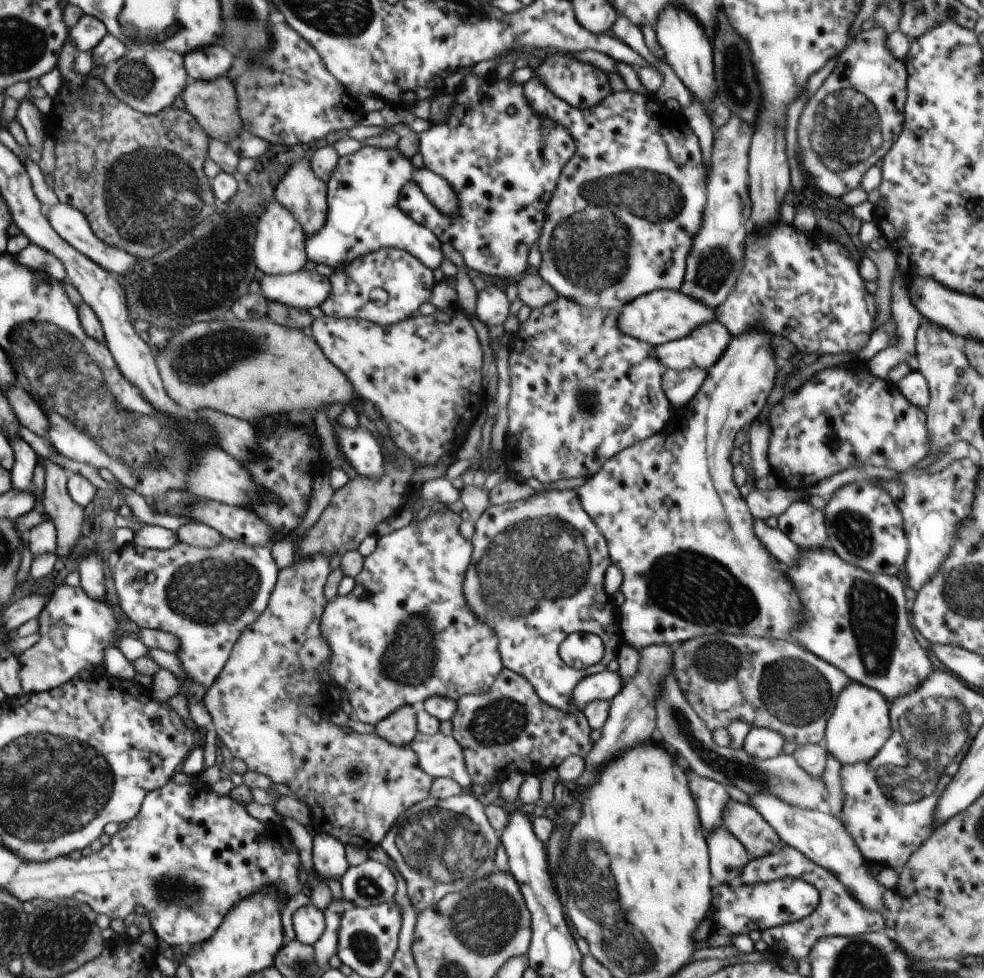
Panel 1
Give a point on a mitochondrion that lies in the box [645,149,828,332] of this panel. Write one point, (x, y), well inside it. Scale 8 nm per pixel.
(715, 264)

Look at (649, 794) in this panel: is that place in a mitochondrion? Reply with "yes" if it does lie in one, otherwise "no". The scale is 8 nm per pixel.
no

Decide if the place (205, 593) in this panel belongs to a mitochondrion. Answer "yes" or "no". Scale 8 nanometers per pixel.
yes

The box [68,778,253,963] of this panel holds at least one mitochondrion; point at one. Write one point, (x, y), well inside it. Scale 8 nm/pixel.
(177, 892)

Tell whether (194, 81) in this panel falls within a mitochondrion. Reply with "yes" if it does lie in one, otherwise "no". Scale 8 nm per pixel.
no

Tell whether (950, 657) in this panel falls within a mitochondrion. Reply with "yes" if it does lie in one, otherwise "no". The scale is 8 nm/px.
no

